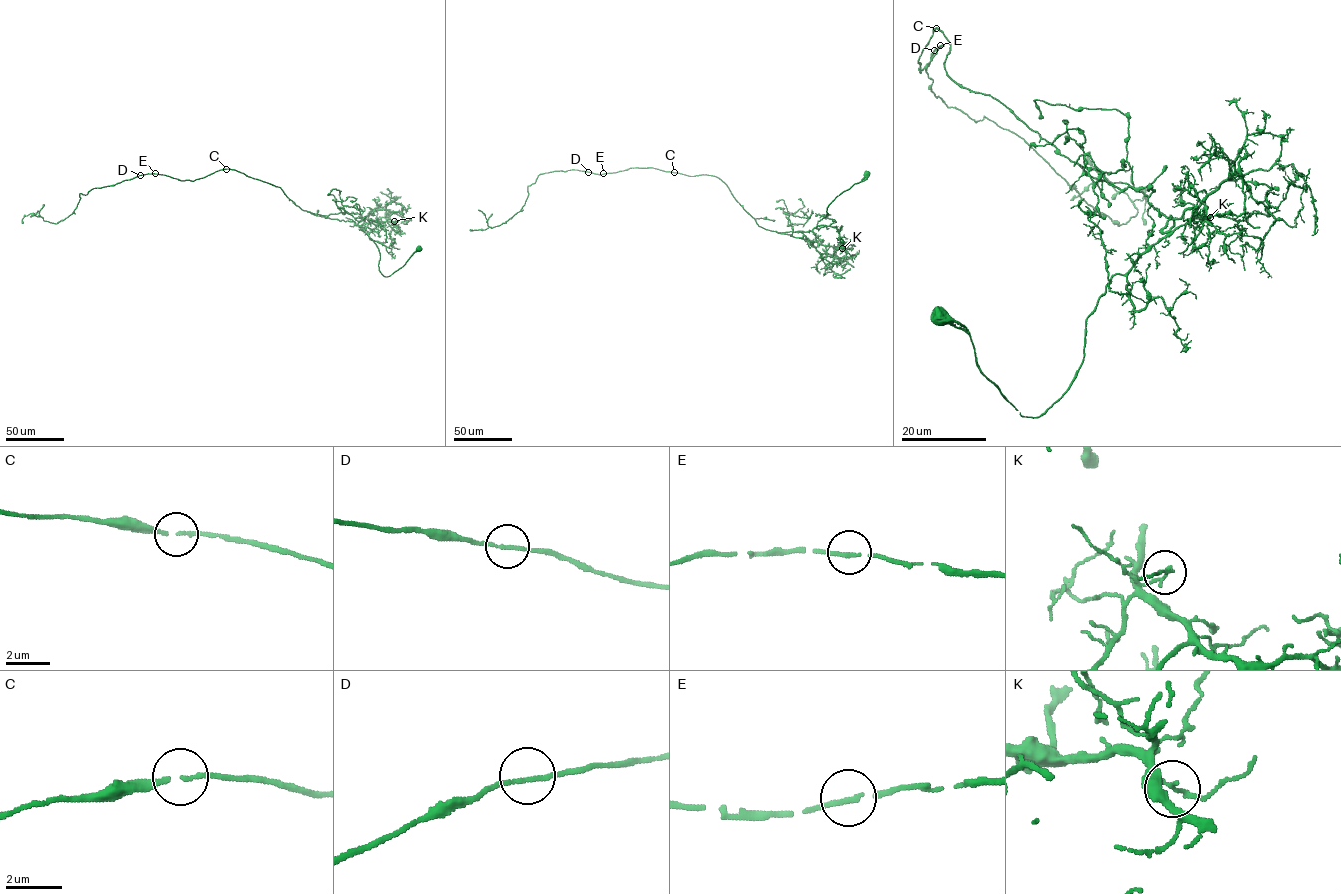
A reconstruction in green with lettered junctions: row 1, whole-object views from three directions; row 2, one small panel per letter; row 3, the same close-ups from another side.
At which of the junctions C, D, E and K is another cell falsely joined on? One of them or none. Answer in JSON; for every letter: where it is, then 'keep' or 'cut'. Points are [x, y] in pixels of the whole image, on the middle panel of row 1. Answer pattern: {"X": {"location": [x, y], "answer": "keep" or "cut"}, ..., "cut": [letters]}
{"C": {"location": [674, 172], "answer": "keep"}, "D": {"location": [588, 172], "answer": "keep"}, "E": {"location": [603, 173], "answer": "keep"}, "K": {"location": [842, 248], "answer": "keep"}, "cut": []}

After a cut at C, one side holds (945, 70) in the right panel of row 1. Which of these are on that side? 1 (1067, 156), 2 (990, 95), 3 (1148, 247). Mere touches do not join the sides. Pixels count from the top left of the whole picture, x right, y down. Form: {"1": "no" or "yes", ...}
{"1": "yes", "2": "yes", "3": "yes"}

